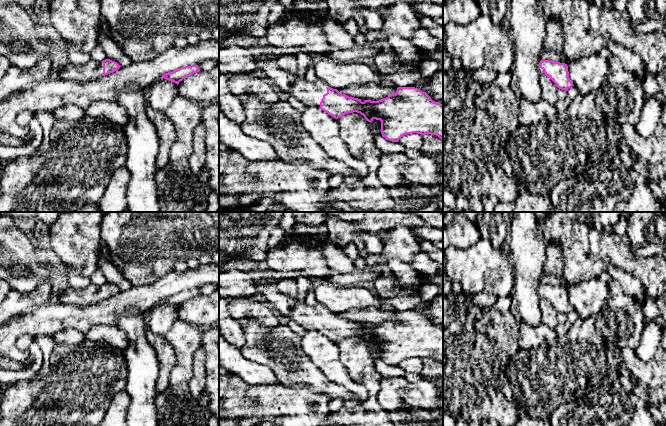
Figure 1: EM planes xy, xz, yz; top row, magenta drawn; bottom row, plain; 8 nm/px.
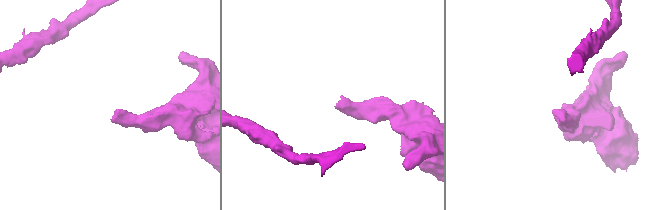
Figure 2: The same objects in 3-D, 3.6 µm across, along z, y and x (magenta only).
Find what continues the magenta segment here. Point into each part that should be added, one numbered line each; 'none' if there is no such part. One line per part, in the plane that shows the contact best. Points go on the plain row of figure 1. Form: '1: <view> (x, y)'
1: xz (310, 317)

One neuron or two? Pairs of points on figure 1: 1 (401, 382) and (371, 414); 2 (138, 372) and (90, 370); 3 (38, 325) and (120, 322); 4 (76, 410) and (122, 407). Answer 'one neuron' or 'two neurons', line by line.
1: two neurons
2: two neurons
3: two neurons
4: two neurons

